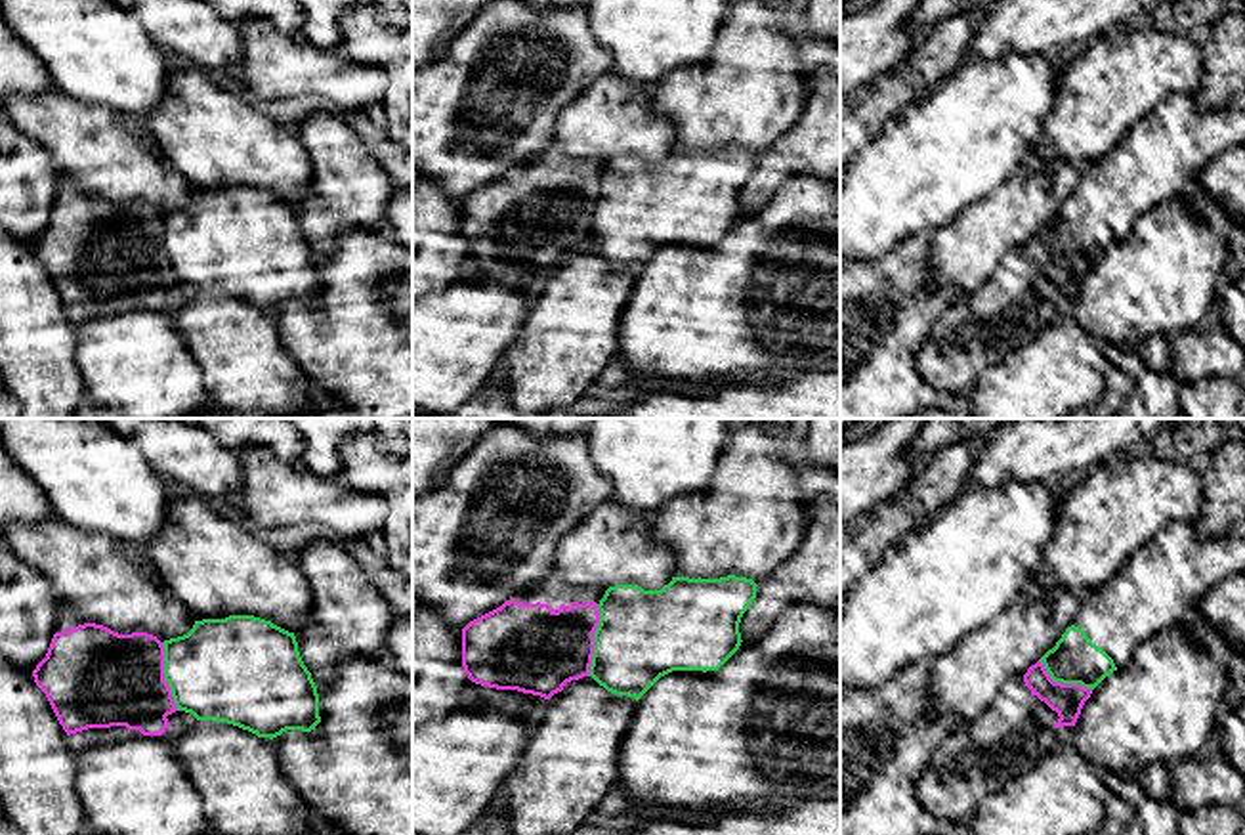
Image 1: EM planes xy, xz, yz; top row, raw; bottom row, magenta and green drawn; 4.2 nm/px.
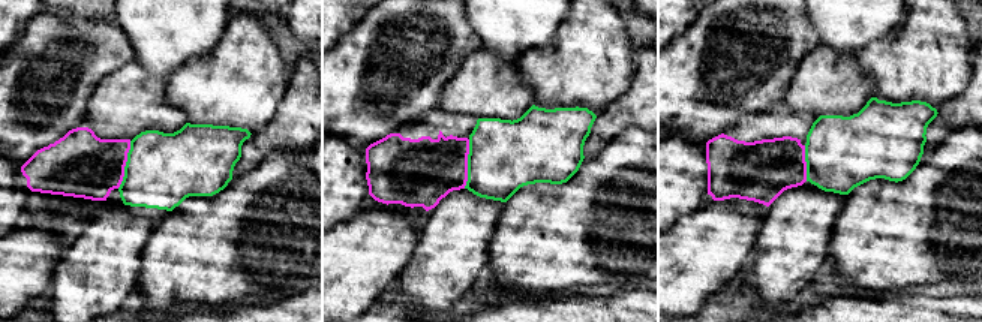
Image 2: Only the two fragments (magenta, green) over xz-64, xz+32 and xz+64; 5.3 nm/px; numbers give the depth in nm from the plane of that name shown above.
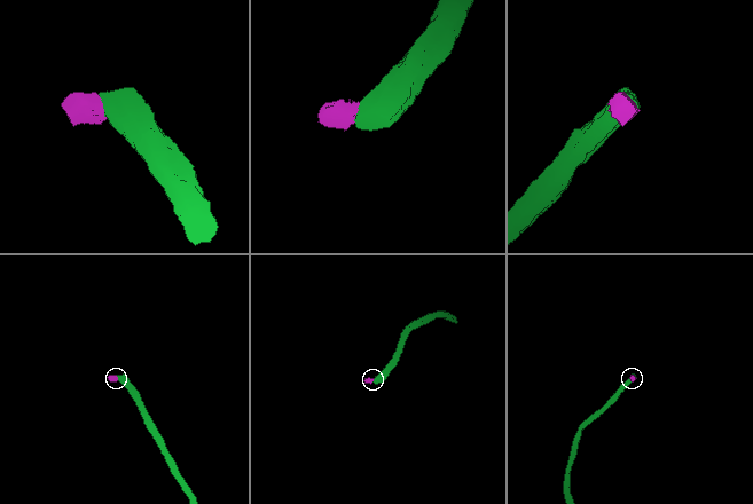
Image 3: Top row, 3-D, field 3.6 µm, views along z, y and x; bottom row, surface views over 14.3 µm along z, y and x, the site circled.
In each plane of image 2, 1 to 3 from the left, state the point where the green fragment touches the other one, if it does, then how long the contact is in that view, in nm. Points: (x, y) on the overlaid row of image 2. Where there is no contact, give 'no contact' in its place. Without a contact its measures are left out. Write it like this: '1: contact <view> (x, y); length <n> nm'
1: contact xz-64 (125, 165); length 260 nm
2: contact xz+32 (467, 163); length 260 nm
3: contact xz+64 (805, 163); length 190 nm

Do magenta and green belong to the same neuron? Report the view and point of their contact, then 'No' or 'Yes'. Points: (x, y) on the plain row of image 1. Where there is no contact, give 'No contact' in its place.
Touches magenta at xz (592, 213). No

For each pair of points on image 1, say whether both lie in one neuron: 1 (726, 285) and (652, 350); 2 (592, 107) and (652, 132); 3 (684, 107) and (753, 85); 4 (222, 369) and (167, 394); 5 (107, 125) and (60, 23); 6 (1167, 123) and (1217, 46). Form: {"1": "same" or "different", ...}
{"1": "same", "2": "same", "3": "same", "4": "different", "5": "different", "6": "different"}

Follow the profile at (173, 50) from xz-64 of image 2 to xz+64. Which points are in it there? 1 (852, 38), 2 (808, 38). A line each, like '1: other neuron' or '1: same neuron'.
1: same neuron
2: other neuron

